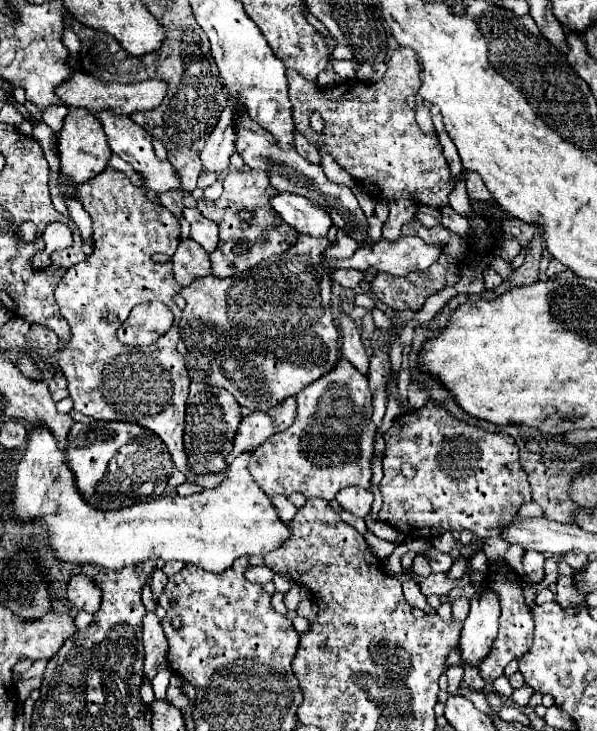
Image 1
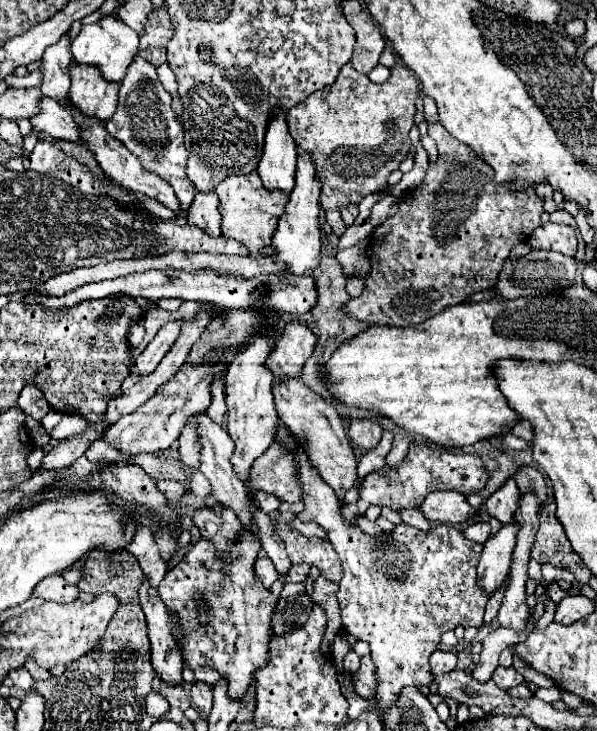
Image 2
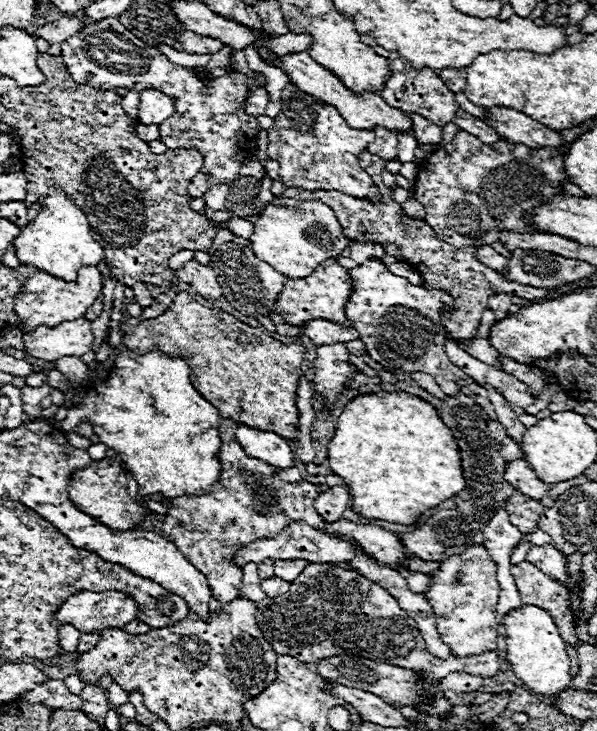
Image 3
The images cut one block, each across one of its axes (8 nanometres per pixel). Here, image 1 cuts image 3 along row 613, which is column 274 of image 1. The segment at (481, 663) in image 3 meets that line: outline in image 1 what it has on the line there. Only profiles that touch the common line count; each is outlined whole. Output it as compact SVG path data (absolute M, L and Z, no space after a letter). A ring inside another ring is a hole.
M296 234L292 248L274 260L266 260L240 276L222 280L208 276L182 288L180 296L186 300L186 308L182 310L180 320L178 352L186 360L192 382L224 388L238 400L238 404L250 410L268 410L324 376L340 356L338 328L330 306L332 282L326 272L316 272L320 254L328 246L328 238Z

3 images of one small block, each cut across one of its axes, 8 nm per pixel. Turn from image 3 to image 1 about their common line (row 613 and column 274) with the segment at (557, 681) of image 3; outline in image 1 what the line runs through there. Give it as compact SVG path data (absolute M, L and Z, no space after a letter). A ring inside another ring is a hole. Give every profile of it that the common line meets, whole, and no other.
M34 428L30 432L26 450L16 468L16 488L14 488L14 516L16 524L32 524L42 528L46 536L46 548L54 554L60 564L92 564L102 570L122 570L126 566L134 566L146 562L148 558L180 560L184 564L194 564L208 572L224 572L232 566L232 562L240 556L268 554L278 548L288 538L286 524L276 516L276 510L270 498L260 490L260 486L252 480L248 472L252 450L242 452L234 458L234 462L226 470L226 478L220 486L212 490L204 490L192 496L160 496L152 502L132 504L120 510L100 510L86 502L86 498L76 488L74 472L64 460L64 452L56 446L54 436L46 428Z

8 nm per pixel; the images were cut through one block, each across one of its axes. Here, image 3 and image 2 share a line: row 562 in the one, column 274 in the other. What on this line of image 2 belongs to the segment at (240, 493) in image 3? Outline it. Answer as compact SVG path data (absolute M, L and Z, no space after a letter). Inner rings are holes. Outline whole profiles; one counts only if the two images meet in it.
M256 172L250 174L230 174L216 186L216 194L220 198L220 214L222 214L222 234L246 244L254 258L260 258L260 248L272 242L272 236L278 226L278 218L284 212L284 204L288 196L284 192L268 192ZM300 378L284 380L284 384L274 382L272 394L274 394L274 404L278 410L280 422L288 430L292 430L294 434L298 434L306 440L312 466L318 470L322 480L334 488L336 496L342 498L344 492L348 492L358 478L358 474L356 474L358 462L356 462L354 448L344 434L342 420L340 420L336 408L332 404L328 404L322 396L318 396L314 390L310 390Z

